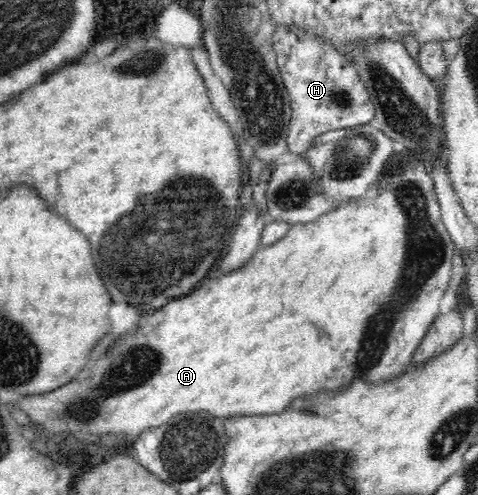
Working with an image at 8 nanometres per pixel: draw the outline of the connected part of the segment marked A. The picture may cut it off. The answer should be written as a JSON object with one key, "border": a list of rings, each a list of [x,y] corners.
{"border":[[[415,160],[413,166],[407,166],[401,174],[391,176],[387,180],[387,186],[378,192],[371,204],[363,200],[351,199],[334,206],[332,210],[325,212],[315,221],[290,225],[289,230],[277,242],[270,245],[259,245],[255,254],[243,268],[230,272],[230,274],[204,280],[199,286],[184,297],[170,300],[159,312],[151,318],[149,326],[143,324],[141,332],[137,336],[123,338],[123,342],[111,350],[109,358],[105,354],[105,360],[95,362],[89,380],[83,382],[69,382],[55,392],[43,393],[37,400],[21,400],[21,408],[35,420],[45,424],[45,431],[53,438],[55,444],[64,441],[69,443],[71,431],[83,431],[85,433],[121,433],[127,436],[127,442],[131,448],[136,438],[147,428],[159,426],[173,418],[173,414],[186,413],[203,409],[215,416],[235,416],[235,414],[271,414],[286,409],[294,398],[315,392],[321,389],[338,389],[352,378],[364,378],[369,382],[378,383],[401,374],[409,368],[410,360],[415,349],[421,344],[429,325],[439,314],[439,302],[447,291],[451,282],[451,268],[453,268],[453,256],[457,255],[455,241],[447,231],[442,220],[441,206],[435,192],[434,177],[431,172],[431,161]]]}

